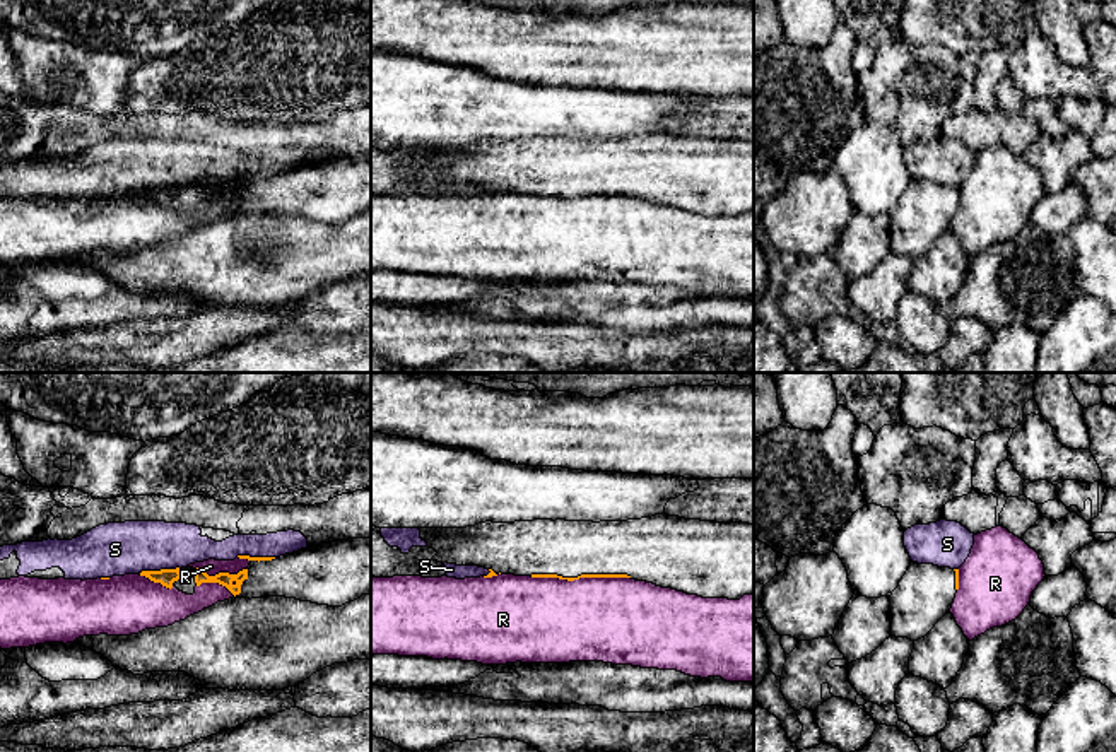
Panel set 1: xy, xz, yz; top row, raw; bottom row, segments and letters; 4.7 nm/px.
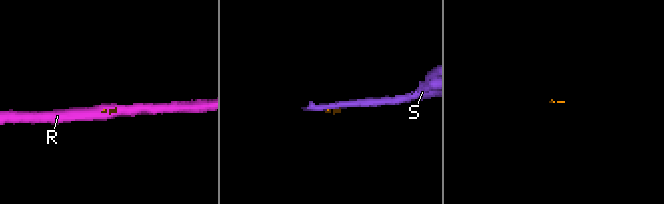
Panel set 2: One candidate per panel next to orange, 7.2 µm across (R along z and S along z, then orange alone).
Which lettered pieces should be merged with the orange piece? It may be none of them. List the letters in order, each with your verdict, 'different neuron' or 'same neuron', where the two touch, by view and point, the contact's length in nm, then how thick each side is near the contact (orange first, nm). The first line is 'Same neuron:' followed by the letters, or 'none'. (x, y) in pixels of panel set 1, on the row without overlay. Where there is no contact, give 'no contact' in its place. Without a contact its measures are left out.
Same neuron: none
R: different neuron; meets orange in xz at (580, 193); contact 480 nm long; 20 nm thick on the orange side, 400 nm on the other
S: different neuron; meets orange in xy at (161, 187); contact 190 nm long; 80 nm thick on the orange side, 260 nm on the other

